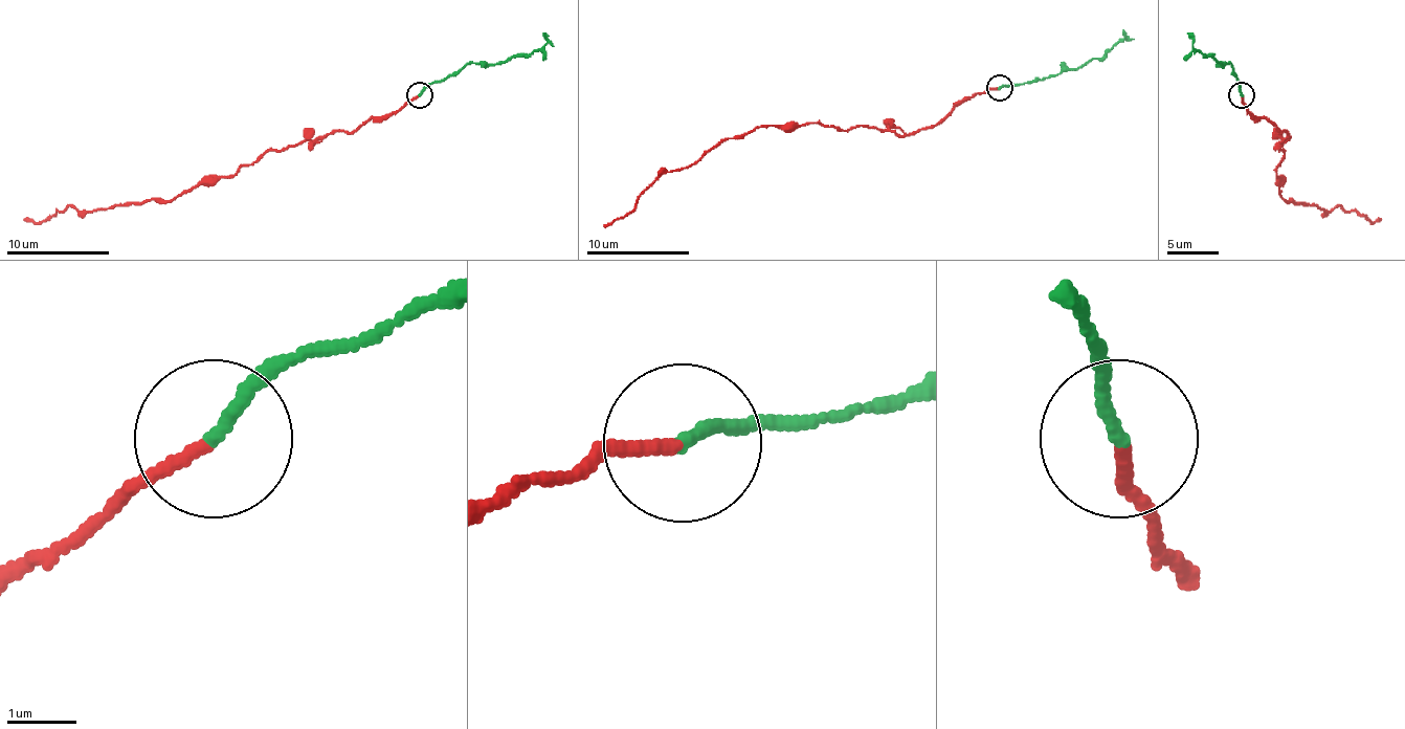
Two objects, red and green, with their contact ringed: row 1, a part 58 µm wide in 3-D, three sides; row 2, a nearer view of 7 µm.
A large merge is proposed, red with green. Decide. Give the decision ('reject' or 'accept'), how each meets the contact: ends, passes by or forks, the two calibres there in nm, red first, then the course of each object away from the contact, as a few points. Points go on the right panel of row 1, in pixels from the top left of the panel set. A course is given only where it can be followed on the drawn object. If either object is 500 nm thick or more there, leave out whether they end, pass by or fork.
reject; red ends; green ends; calibres 180 and 190 nm; course red (1241, 94), (1253, 115), (1290, 135), (1279, 146), (1279, 195), (1325, 211), (1341, 205), (1373, 223), (1380, 218); course green (1241, 94), (1230, 63), (1220, 63), (1212, 56), (1205, 56), (1186, 32)

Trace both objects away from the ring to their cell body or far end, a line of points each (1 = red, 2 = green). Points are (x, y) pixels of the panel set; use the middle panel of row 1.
1: (998, 87), (905, 136), (866, 126), (758, 126), (663, 172), (634, 208), (603, 226)
2: (1000, 87), (1036, 82), (1083, 66), (1111, 51), (1127, 38), (1123, 32)

